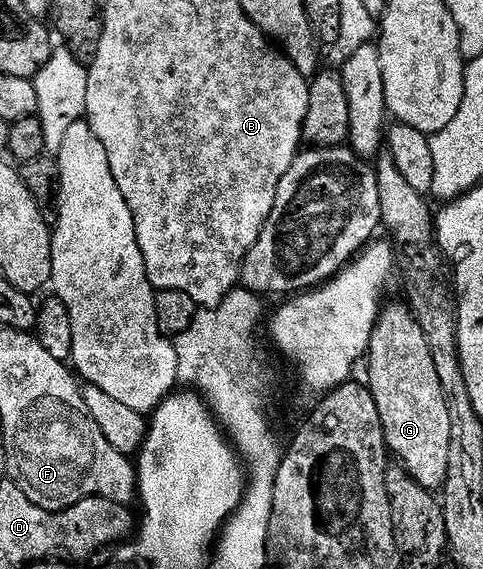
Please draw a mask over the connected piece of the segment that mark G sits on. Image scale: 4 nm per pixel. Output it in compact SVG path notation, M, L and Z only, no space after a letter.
M386 304L377 317L377 326L371 335L367 354L369 378L367 384L371 395L375 395L375 407L379 407L381 430L385 436L385 447L404 469L412 475L415 483L425 489L440 490L447 479L447 458L451 447L451 415L447 415L447 399L443 399L443 386L435 371L435 359L431 359L431 347L427 347L427 335L419 327L408 304Z

